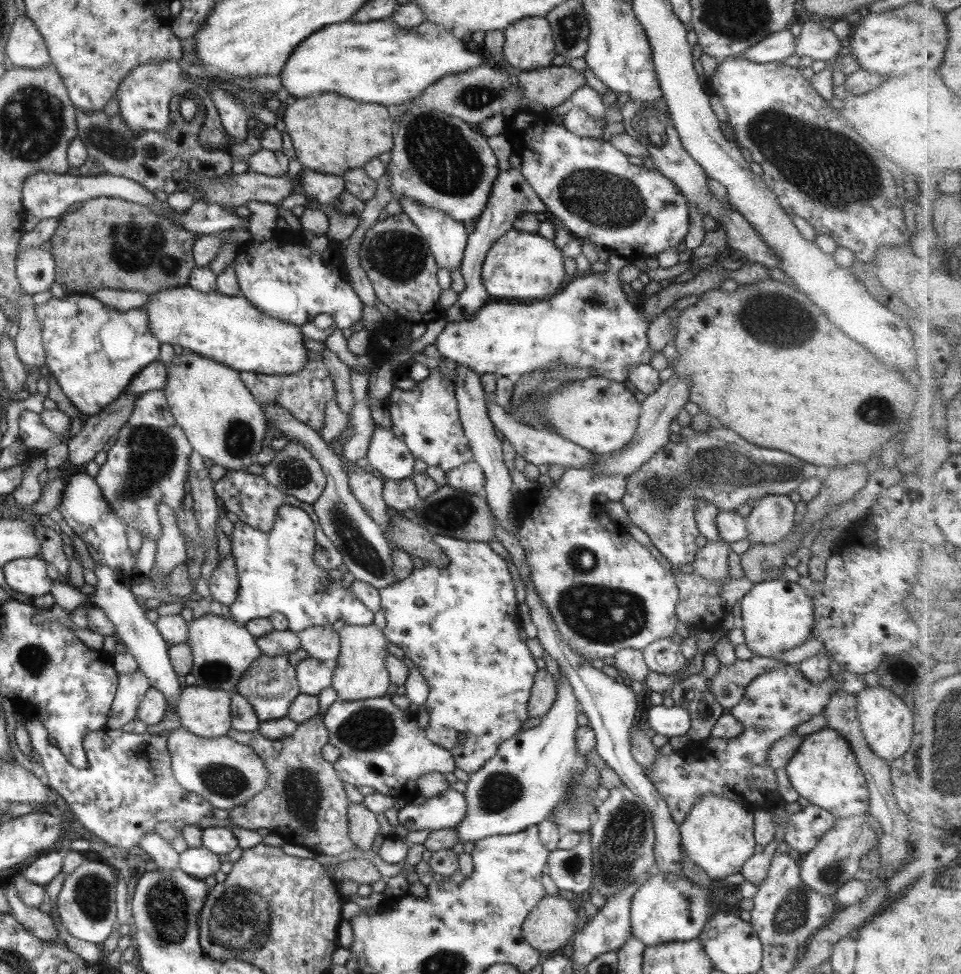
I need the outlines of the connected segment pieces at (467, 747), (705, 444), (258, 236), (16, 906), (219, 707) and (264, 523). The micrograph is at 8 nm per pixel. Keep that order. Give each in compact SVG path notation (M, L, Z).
M433 535L433 542L449 556L446 567L439 568L425 561L422 568L414 568L406 578L378 590L380 611L385 617L385 628L382 630L382 634L389 645L395 645L400 651L403 651L404 657L411 661L413 667L419 670L419 674L426 680L428 695L424 705L429 722L427 722L427 727L424 728L425 737L429 739L429 742L448 750L455 761L455 767L470 775L477 772L483 766L483 763L497 752L501 742L518 734L521 726L528 719L526 704L529 700L533 675L538 671L538 667L525 644L519 640L518 602L514 594L511 576L507 571L506 560L499 557L486 542L467 542L439 535Z
M689 424L680 428L675 443L667 441L645 464L626 476L625 491L619 502L631 524L647 534L650 543L670 564L679 595L675 615L688 630L687 637L681 638L679 644L685 660L691 660L695 655L697 633L721 630L721 622L726 615L718 592L727 579L705 581L687 570L693 564L698 549L694 543L699 534L693 518L695 502L707 500L718 511L735 511L749 498L757 502L767 495L787 495L801 481L816 476L817 466L793 455L751 446L725 428L709 426L706 430L695 431Z
M251 201L246 204L251 215L246 226L247 232L251 235L253 242L267 242L272 238L275 229L275 222L279 218L274 205L267 205L262 202Z
M9 886L5 887L5 891L5 899L8 908L11 908L13 918L16 918L25 930L31 931L35 938L39 938L43 942L57 942L57 940L60 940L49 914L46 915L38 908L25 906L18 895L9 889Z
M184 686L177 701L179 725L201 738L217 738L230 730L230 695L202 686Z
M245 469L225 470L223 476L213 484L212 489L214 495L223 501L223 506L227 511L233 512L247 526L251 526L255 530L260 530L264 533L269 532L271 527L273 527L277 509L283 504L296 506L304 510L314 521L316 518L312 505L301 503L295 497L279 492L275 486L269 485L269 482L263 478L262 474L254 475L248 473Z

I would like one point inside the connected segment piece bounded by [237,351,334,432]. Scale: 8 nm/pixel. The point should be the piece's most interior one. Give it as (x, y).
(303, 394)

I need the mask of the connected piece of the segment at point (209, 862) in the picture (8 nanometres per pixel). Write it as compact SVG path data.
M205 847L189 848L178 853L176 869L185 874L203 880L205 876L211 876L219 870L218 855L209 852Z

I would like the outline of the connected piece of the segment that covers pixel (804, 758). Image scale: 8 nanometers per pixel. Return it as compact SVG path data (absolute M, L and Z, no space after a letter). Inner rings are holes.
M824 727L804 736L784 768L789 784L801 802L818 806L837 819L868 812L869 792L865 786L866 780L849 743L837 732Z

